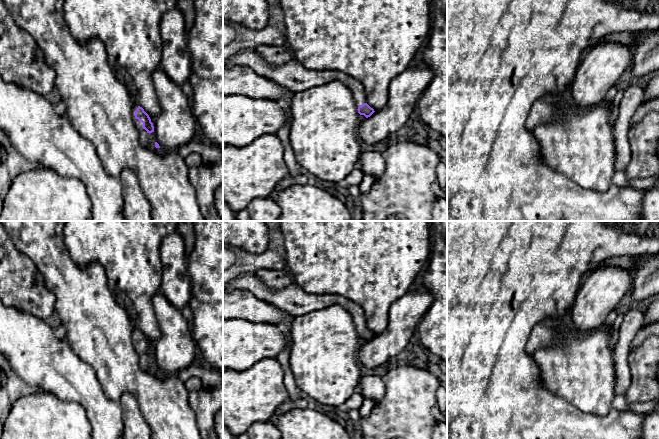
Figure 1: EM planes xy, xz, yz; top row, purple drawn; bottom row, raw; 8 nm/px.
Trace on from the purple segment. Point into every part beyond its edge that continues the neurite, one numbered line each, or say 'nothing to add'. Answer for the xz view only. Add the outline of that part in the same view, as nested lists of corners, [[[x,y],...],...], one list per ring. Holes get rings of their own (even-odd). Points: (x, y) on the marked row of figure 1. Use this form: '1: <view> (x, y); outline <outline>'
1: xz (293, 75); outline [[[249,50],[225,60],[223,69],[236,65],[250,67],[258,75],[271,79],[294,93],[331,82],[341,82],[352,91],[356,105],[367,103],[364,87],[357,79],[341,71],[309,70],[294,57],[281,66],[275,66],[265,61],[253,50]]]

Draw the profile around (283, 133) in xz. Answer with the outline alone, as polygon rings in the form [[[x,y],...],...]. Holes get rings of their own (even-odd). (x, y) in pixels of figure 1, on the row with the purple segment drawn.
[[[289,91],[285,96],[277,100],[279,106],[285,111],[287,115],[287,120],[285,124],[278,130],[276,135],[282,141],[284,146],[284,161],[289,169],[289,176],[292,178],[297,178],[299,173],[299,164],[295,158],[294,151],[292,149],[289,135],[291,128],[291,102],[294,92]]]

